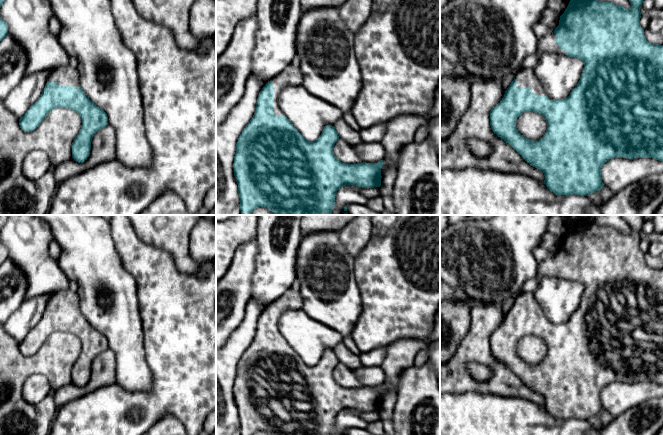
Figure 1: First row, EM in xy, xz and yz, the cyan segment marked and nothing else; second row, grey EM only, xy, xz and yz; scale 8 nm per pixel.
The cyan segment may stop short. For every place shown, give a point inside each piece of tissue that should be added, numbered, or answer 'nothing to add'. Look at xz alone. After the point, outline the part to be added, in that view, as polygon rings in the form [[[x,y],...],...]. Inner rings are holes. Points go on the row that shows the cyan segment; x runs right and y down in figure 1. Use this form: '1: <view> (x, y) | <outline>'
1: xz (291, 76) | [[[290,64],[269,81],[273,83],[273,113],[275,115],[284,115],[278,101],[280,92],[286,86],[302,86],[303,73],[300,67],[294,67]]]

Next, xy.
1: xy (66, 75) | [[[62,66],[51,71],[49,82],[58,82],[60,86],[80,86],[80,75],[76,67]]]

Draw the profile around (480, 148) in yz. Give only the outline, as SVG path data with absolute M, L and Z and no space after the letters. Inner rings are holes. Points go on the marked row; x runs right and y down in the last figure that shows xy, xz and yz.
M467 138L466 147L476 157L485 158L492 153L492 147L489 142L478 138Z

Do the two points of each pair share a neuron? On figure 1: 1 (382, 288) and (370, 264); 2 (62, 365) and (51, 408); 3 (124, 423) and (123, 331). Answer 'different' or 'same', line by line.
1: same
2: same
3: different

